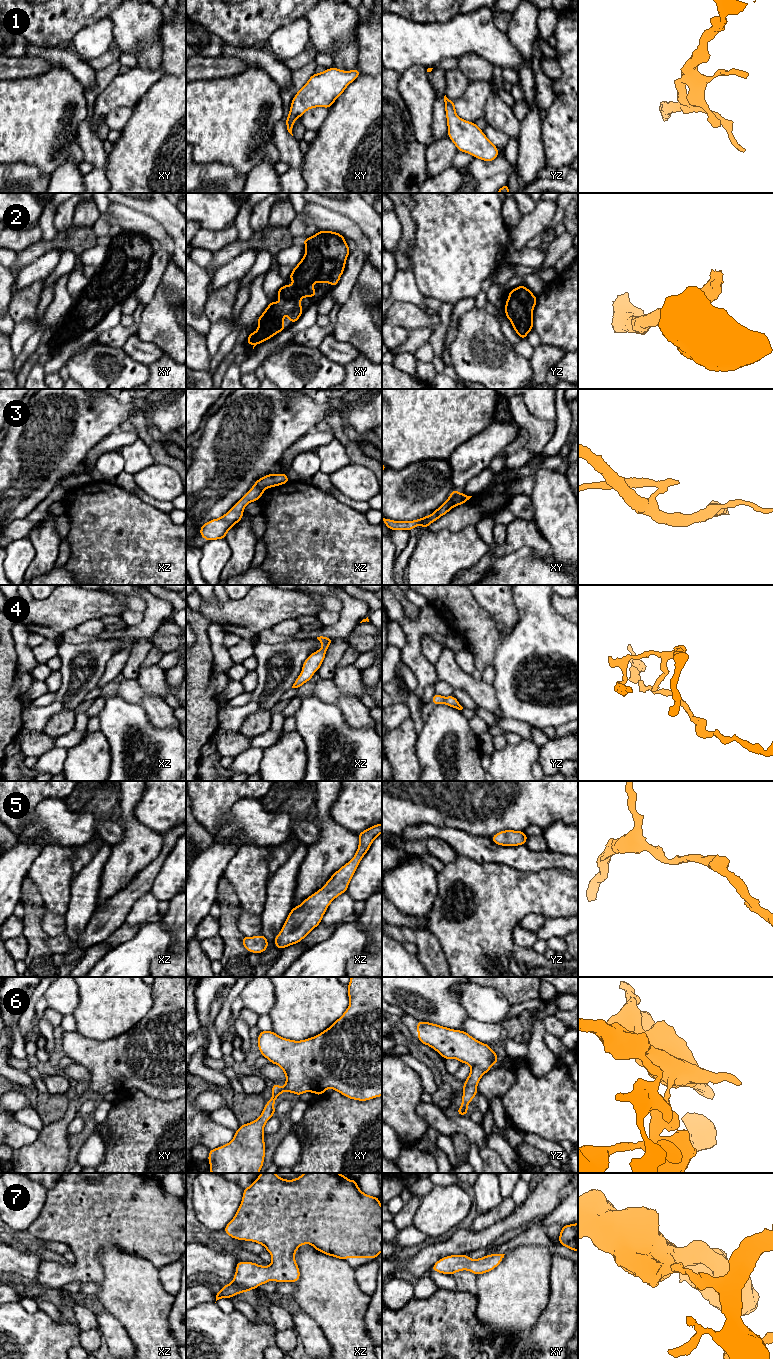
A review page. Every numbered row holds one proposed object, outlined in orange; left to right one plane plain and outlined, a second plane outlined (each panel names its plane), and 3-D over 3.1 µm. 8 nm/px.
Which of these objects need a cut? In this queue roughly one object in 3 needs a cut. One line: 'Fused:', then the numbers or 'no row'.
Fused: 3

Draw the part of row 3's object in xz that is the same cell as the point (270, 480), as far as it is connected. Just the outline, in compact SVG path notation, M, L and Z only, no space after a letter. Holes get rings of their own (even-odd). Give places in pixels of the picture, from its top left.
M280 473L280 474L268 474L260 479L258 479L253 486L257 486L263 489L268 489L271 487L279 486L282 484L286 484L289 482L289 478L286 474Z

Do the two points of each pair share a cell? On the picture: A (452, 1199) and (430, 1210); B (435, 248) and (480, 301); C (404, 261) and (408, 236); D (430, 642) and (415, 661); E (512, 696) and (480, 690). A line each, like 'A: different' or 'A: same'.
A: same
B: different
C: same
D: different
E: different

